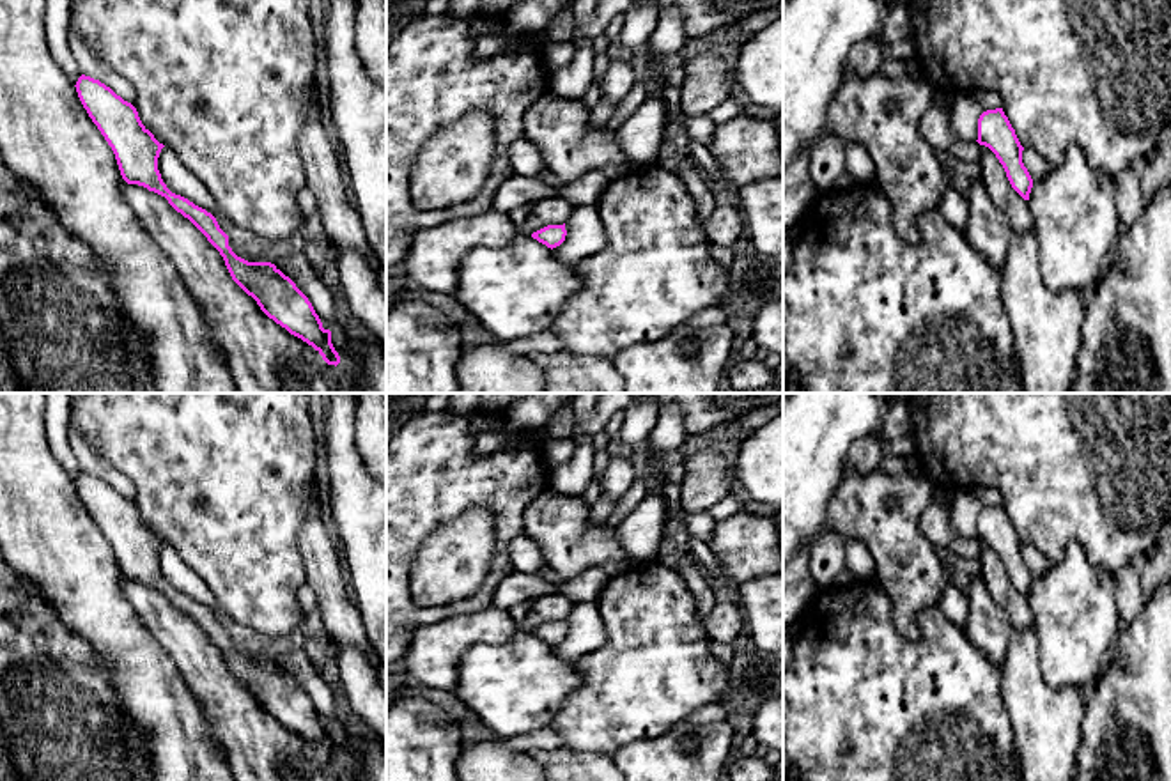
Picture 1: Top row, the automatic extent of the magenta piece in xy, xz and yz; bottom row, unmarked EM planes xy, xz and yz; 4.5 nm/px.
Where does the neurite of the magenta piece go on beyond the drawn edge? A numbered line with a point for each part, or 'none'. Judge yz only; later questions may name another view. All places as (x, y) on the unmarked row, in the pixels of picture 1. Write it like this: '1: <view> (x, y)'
1: yz (1017, 606)

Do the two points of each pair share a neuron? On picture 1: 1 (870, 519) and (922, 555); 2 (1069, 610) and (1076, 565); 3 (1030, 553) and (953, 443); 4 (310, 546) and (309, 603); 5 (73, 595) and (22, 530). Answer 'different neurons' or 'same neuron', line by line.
1: same neuron
2: same neuron
3: different neurons
4: different neurons
5: same neuron

